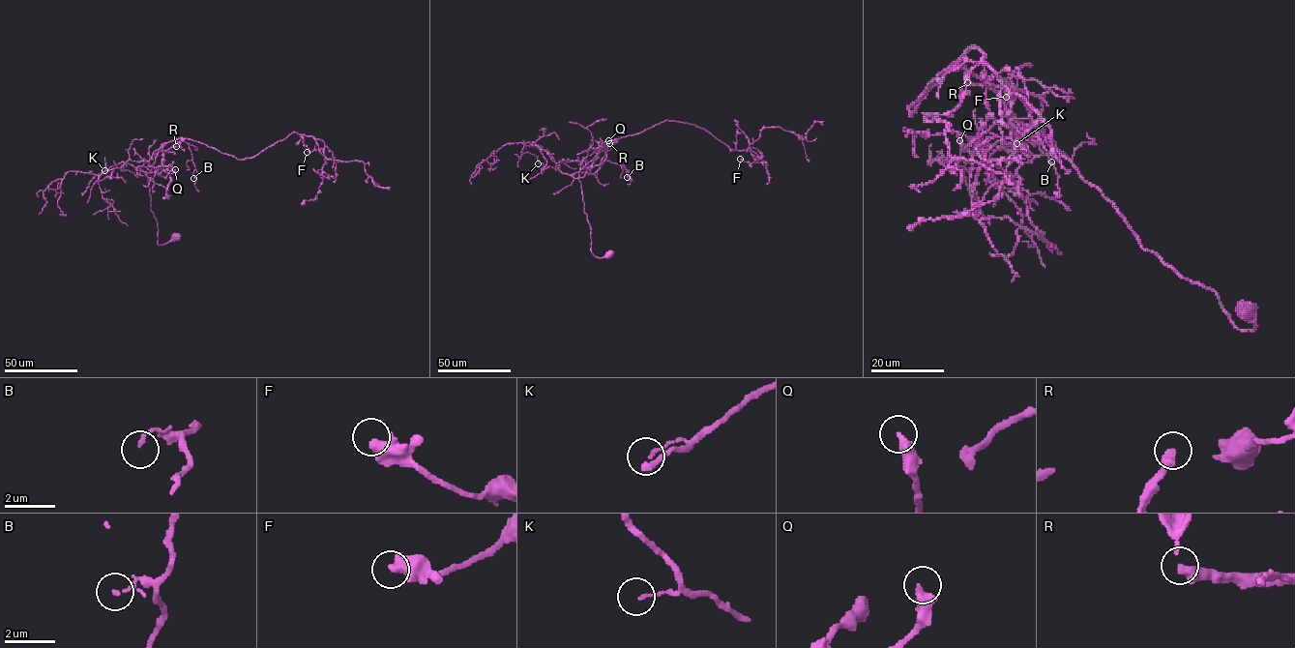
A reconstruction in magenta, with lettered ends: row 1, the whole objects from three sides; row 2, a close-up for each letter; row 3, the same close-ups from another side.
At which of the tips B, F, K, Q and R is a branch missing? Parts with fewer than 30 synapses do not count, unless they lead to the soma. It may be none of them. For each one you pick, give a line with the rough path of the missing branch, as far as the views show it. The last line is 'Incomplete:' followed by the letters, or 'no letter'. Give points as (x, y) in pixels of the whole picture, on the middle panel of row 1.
R: missing branch runs (609, 143), (618, 136), (634, 145), (643, 133), (654, 136), (653, 133)
Incomplete: R

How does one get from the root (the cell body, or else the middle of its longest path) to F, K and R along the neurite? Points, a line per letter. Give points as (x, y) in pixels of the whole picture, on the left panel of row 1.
F: (176, 238), (158, 244), (145, 173), (163, 143), (187, 138), (245, 160), (293, 132), (324, 143), (307, 152)
K: (176, 238), (164, 244), (158, 244), (158, 222), (151, 209), (148, 177), (144, 172), (124, 162), (104, 170)
R: (176, 238), (164, 244), (158, 244), (158, 222), (151, 209), (148, 177), (138, 168), (160, 151), (176, 146)

